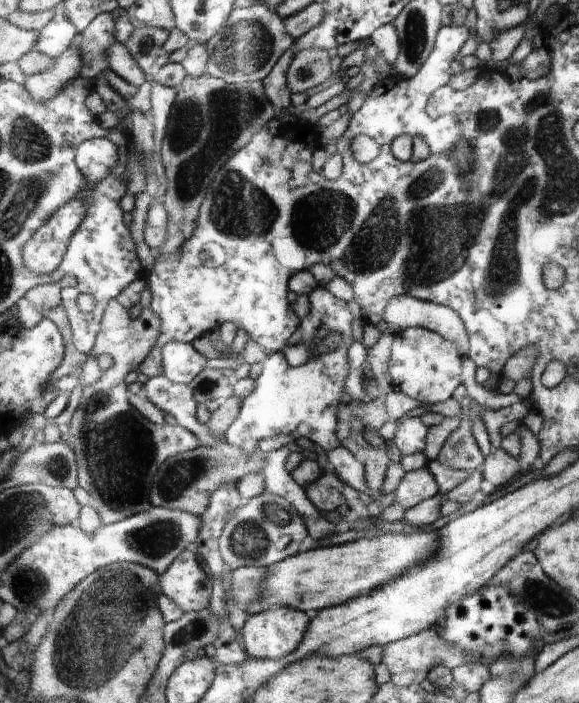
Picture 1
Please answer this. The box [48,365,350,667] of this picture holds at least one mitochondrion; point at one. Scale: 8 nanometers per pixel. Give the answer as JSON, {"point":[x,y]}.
{"point":[118,450]}

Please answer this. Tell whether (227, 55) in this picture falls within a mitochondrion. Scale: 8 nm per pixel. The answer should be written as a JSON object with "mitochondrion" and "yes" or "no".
{"mitochondrion":"yes"}

